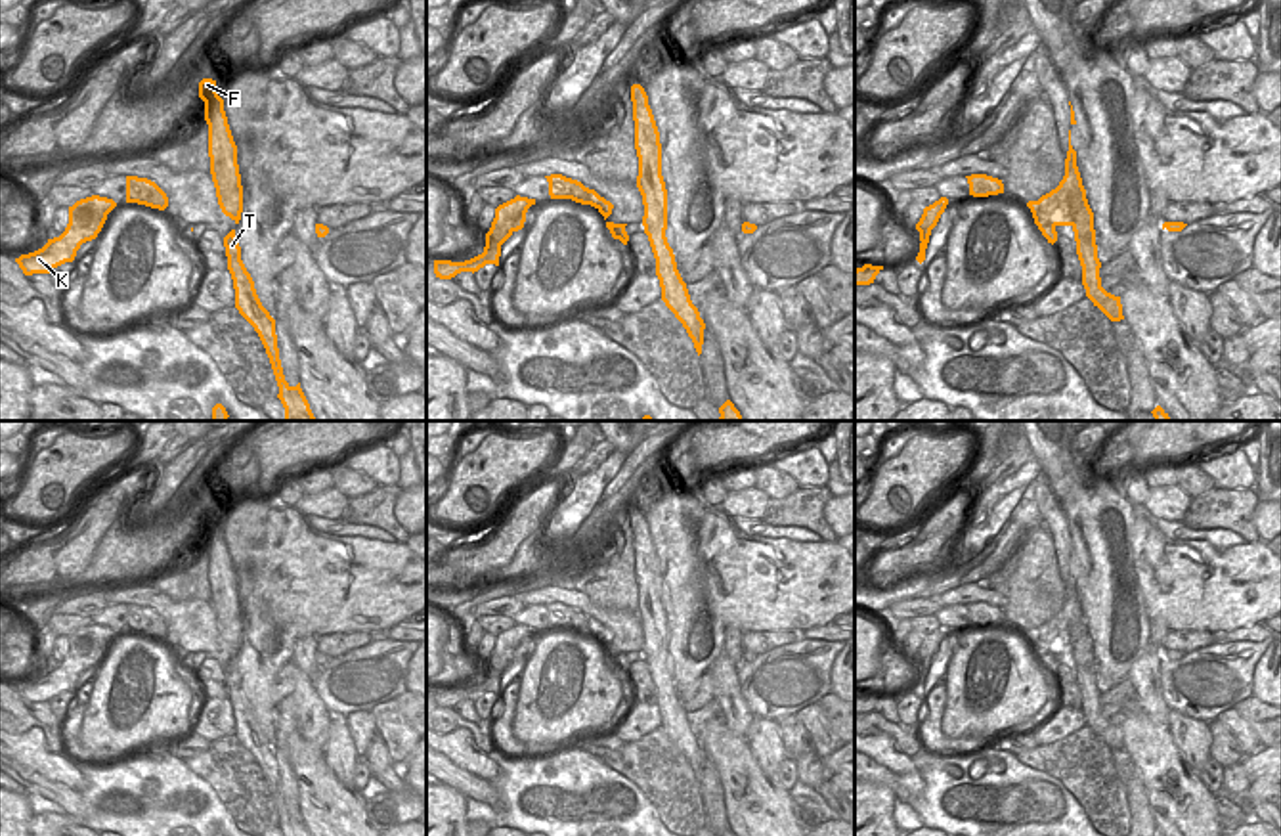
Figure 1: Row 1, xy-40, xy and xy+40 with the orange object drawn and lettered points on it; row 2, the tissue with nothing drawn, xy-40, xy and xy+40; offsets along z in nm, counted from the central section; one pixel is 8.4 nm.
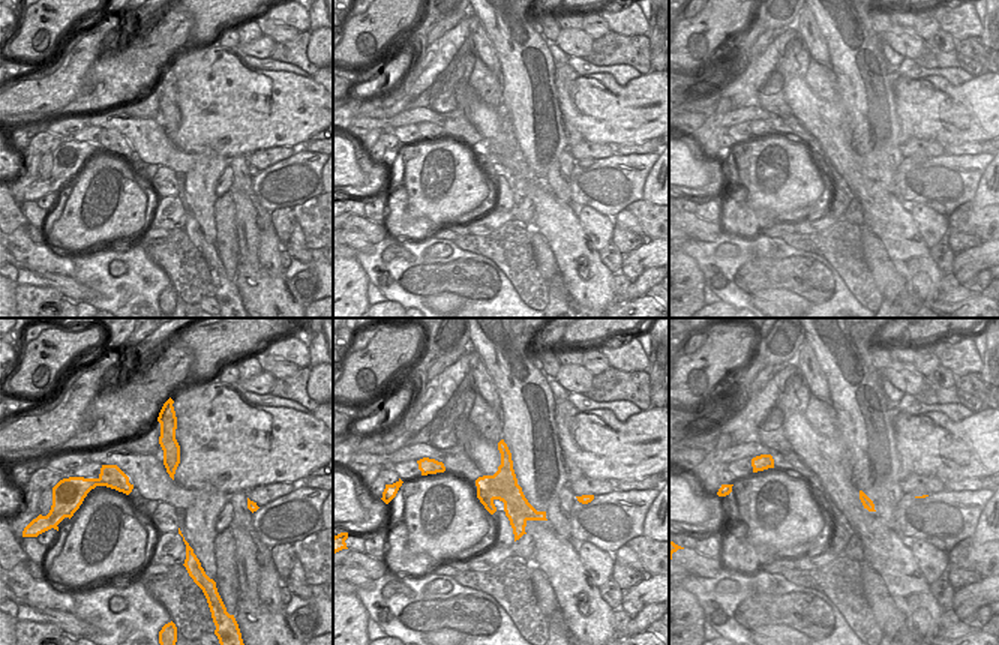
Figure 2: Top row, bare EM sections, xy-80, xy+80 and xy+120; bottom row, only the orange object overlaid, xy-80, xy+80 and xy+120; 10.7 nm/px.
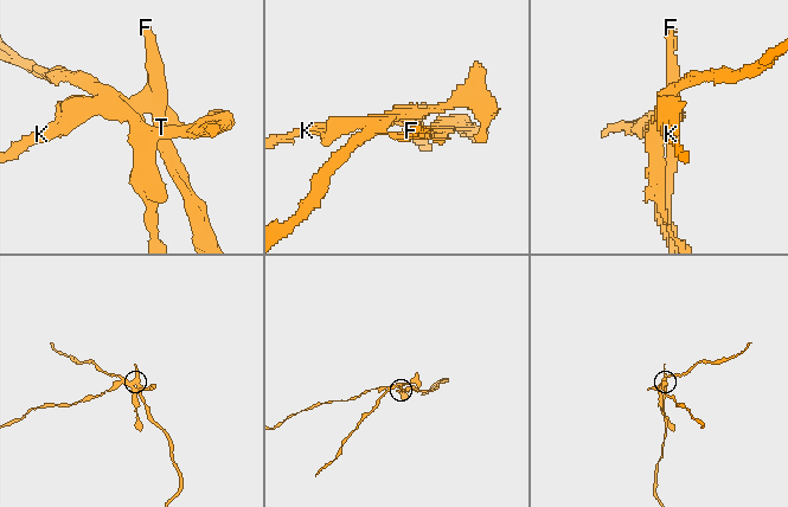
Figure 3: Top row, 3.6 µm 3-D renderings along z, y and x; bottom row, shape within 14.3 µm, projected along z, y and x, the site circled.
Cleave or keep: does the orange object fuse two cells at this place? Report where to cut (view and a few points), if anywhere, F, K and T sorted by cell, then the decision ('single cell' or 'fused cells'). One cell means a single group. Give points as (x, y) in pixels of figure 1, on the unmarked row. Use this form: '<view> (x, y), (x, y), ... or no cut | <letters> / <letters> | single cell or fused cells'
xy (589, 618), (591, 634) | F T / K | fused cells

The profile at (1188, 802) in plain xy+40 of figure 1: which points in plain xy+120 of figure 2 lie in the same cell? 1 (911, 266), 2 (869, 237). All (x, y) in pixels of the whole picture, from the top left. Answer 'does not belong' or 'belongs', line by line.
1: belongs
2: does not belong

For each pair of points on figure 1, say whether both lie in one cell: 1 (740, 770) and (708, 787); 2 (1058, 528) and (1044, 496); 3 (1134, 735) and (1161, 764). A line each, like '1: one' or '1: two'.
1: two
2: one
3: one

